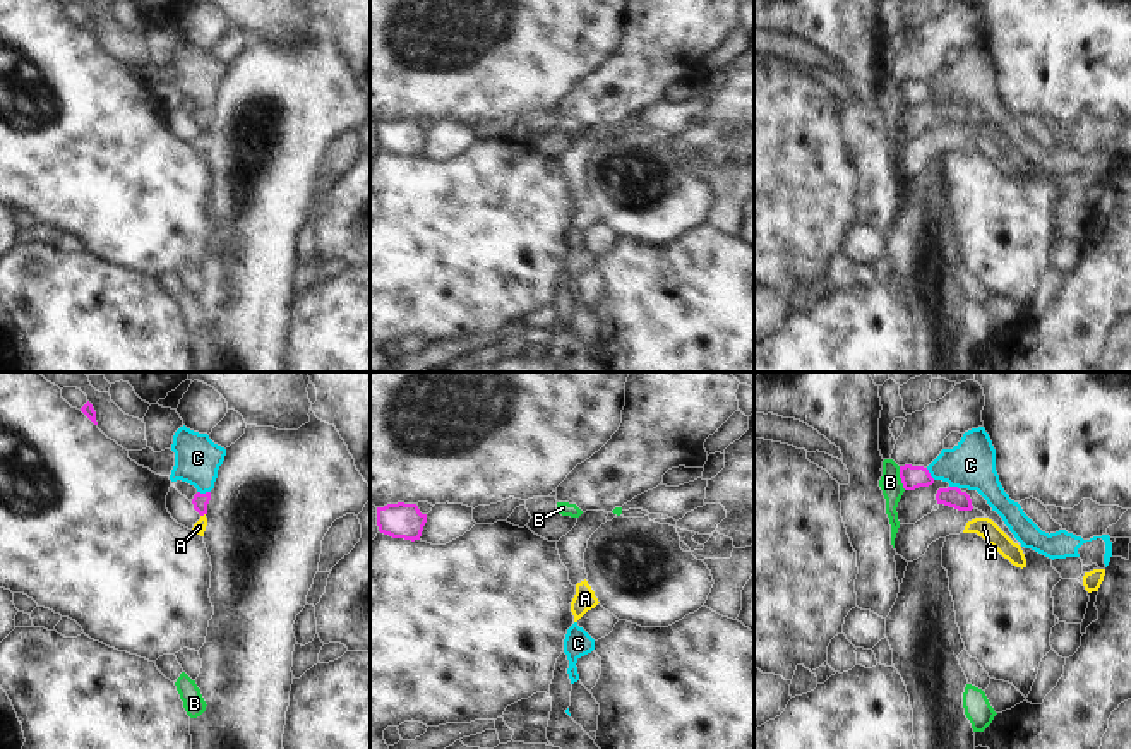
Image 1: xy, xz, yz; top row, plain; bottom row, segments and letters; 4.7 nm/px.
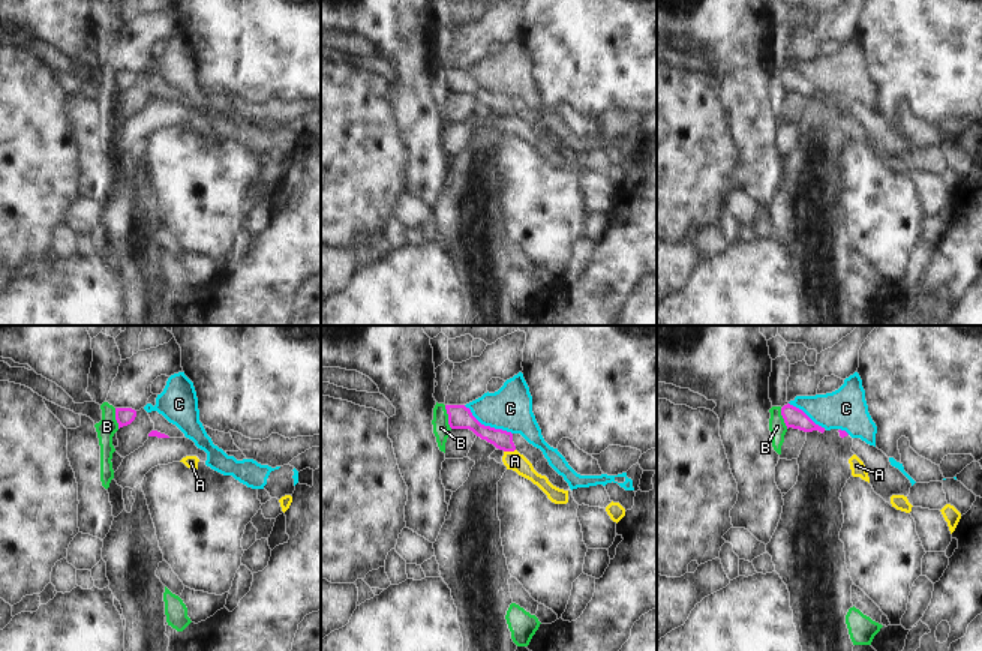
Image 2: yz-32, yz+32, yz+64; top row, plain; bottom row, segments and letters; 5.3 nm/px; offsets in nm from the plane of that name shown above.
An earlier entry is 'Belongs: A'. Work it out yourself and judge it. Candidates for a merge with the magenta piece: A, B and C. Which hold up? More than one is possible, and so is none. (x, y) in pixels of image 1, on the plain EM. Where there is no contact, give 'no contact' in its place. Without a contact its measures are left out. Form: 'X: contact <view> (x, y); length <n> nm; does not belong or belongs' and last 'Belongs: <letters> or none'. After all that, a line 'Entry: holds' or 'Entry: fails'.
A: contact xy (203, 131); length 30 nm; does not belong
B: contact yz (900, 93); length 120 nm; does not belong
C: contact xy (206, 108); length 60 nm; does not belong
Belongs: none
Entry: fails

